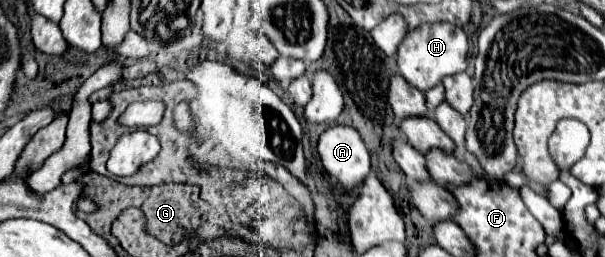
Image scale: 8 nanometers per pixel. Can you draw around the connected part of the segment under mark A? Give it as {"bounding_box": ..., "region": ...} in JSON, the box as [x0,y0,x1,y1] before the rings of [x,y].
{"bounding_box":[317,125,371,195],"region":[[[331,125],[321,133],[317,153],[325,173],[341,185],[345,195],[355,193],[371,171],[371,155],[353,127]]]}

